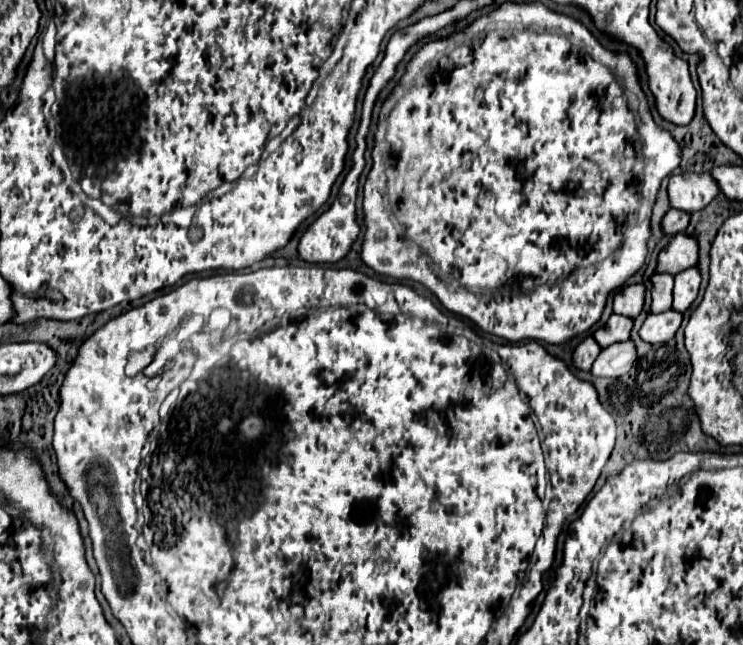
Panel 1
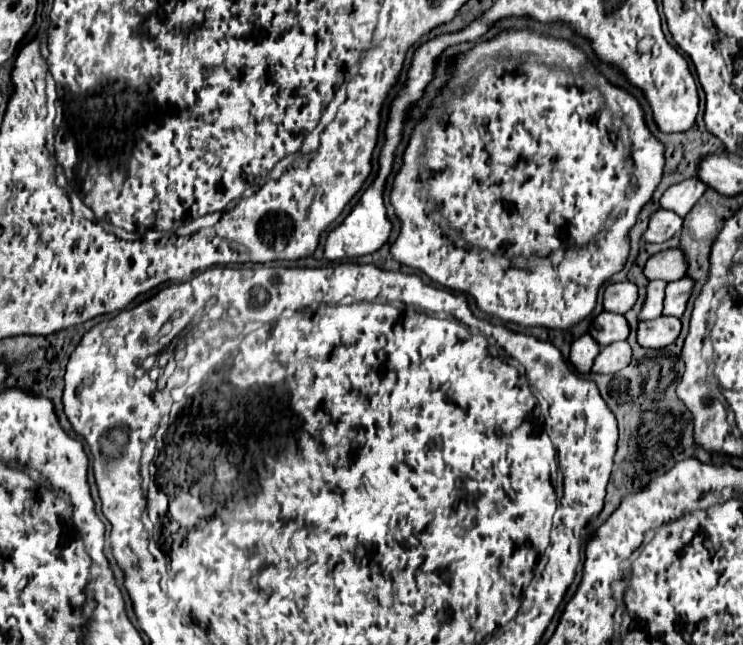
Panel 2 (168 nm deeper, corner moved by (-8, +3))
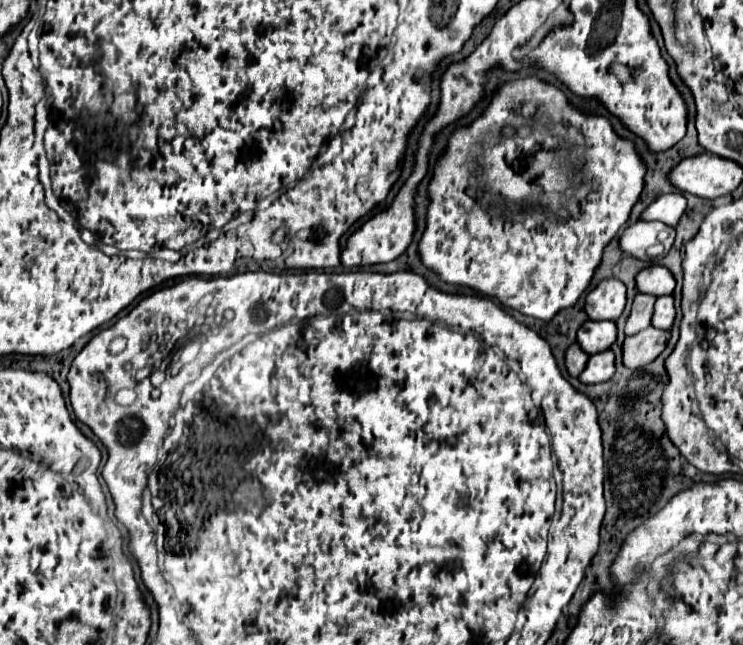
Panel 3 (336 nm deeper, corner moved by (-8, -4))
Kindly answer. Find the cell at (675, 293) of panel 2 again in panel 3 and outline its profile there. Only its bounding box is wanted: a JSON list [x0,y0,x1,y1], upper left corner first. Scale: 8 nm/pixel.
[651,297,675,329]

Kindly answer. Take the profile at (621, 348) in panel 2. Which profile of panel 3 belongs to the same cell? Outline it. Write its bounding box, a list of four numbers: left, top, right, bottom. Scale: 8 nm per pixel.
[579,349,615,385]

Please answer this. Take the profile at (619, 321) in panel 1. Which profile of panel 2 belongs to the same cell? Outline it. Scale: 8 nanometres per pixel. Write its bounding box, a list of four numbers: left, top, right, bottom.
[589,312,629,346]

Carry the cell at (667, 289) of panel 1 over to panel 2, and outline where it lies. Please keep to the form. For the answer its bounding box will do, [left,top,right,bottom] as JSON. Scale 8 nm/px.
[639,280,665,320]

